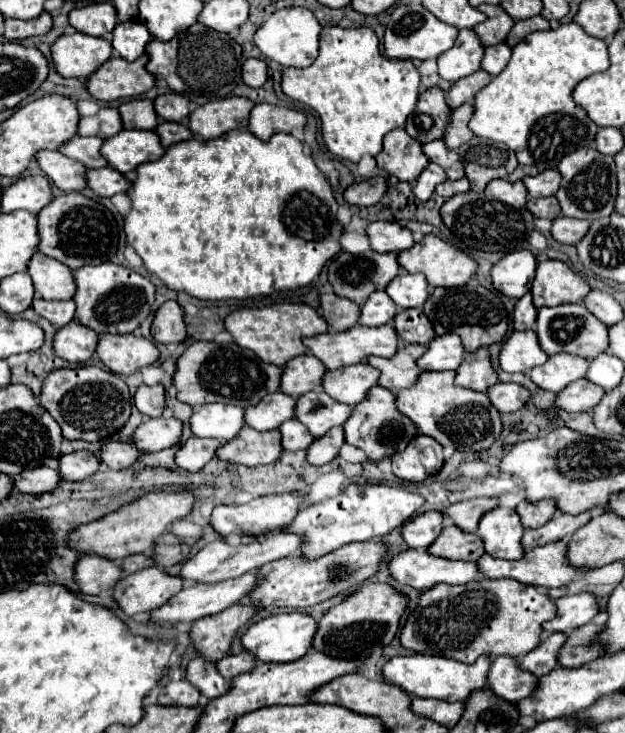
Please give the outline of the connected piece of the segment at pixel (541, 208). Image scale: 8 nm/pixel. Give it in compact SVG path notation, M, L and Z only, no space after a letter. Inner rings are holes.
M527 197L527 209L533 217L545 217L545 219L555 219L559 217L559 203L553 197L541 197L541 199L533 199Z

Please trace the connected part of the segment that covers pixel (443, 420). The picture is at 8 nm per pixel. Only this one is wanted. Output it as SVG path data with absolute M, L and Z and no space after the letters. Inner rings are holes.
M423 371L415 385L395 393L395 405L423 435L433 437L441 445L457 445L463 453L485 451L501 433L499 413L489 407L485 393L457 387L453 379L455 371Z

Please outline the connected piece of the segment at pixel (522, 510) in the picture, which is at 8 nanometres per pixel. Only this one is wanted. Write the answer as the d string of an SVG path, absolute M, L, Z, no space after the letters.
M543 499L539 503L531 503L531 501L521 501L517 505L517 513L521 515L521 521L525 523L525 527L541 527L545 525L557 511L557 503L553 499Z

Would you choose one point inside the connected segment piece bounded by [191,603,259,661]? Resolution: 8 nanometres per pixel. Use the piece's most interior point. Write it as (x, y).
(212, 636)

